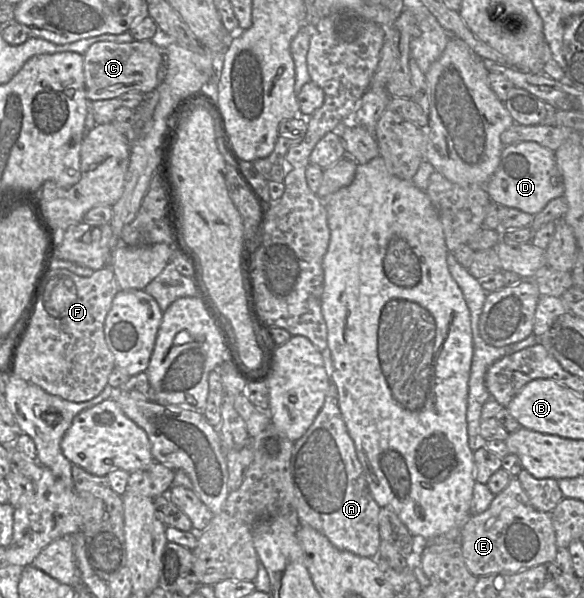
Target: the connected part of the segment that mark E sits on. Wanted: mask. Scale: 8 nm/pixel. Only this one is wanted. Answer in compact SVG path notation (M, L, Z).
M513 477L482 513L470 516L461 532L462 555L474 576L513 574L556 559L558 547L550 512L534 509L520 481Z

